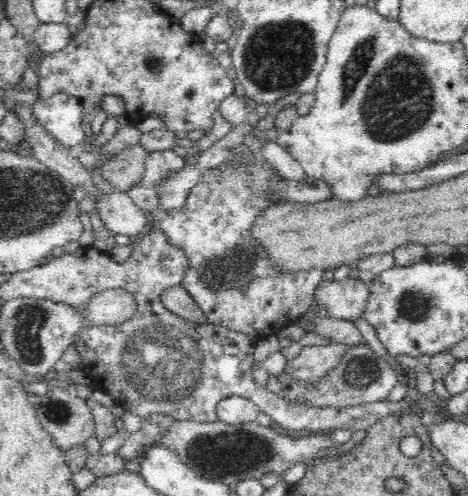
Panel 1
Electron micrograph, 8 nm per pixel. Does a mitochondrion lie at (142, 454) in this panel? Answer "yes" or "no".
no

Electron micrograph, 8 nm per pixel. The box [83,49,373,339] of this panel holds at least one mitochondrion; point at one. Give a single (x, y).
(221, 273)

